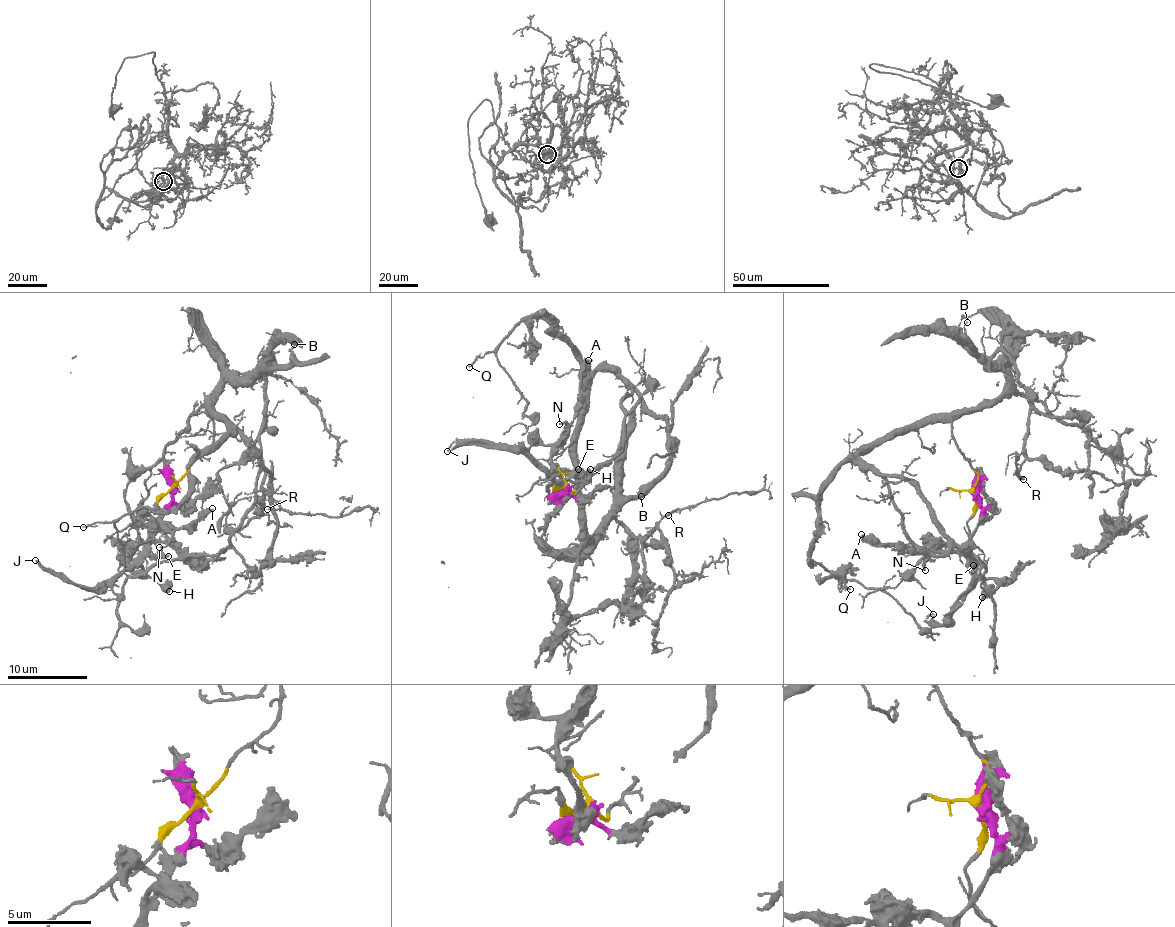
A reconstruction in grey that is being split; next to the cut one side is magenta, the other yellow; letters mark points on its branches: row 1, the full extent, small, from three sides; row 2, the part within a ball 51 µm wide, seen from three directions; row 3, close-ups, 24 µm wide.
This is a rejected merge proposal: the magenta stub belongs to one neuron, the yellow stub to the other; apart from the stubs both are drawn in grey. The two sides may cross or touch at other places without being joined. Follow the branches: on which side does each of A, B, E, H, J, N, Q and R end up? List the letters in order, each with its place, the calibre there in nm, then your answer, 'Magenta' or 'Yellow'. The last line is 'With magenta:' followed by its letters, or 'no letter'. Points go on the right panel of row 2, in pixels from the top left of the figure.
A: Place: (861, 534). Thickness 320 nm. Magenta
B: Place: (967, 322). Thickness 110 nm. Yellow
E: Place: (973, 565). Thickness 360 nm. Magenta
H: Place: (982, 597). Thickness 440 nm. Magenta
J: Place: (933, 614). Thickness 120 nm. Magenta
N: Place: (925, 570). Thickness 140 nm. Magenta
Q: Place: (850, 589). Thickness 140 nm. Yellow
R: Place: (1023, 479). Thickness 120 nm. Yellow
With magenta: A, E, H, J, N

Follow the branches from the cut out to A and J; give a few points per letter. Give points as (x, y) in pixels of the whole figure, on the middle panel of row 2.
A: (566, 486), (566, 490), (551, 463), (552, 444), (574, 418), (582, 364), (589, 361)
J: (566, 486), (553, 471), (557, 468), (552, 473), (536, 467), (512, 448), (485, 442), (459, 444), (447, 452)

